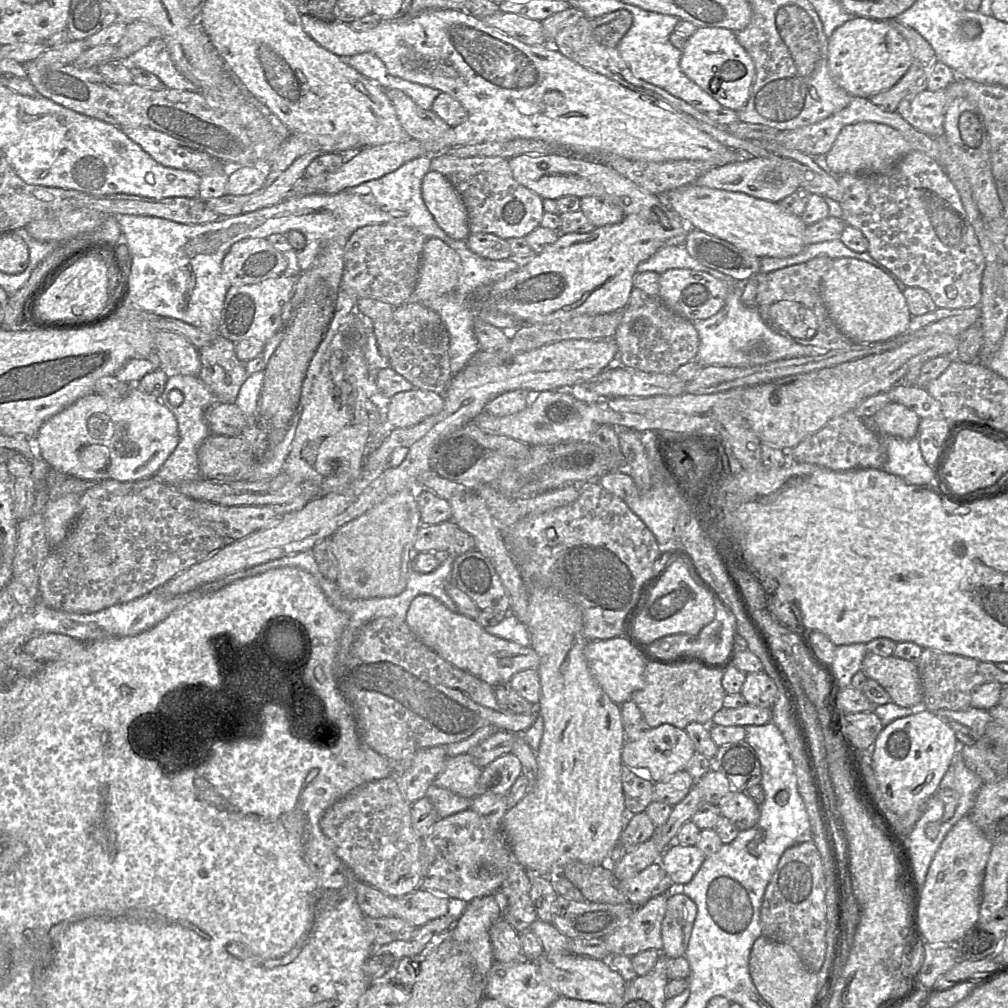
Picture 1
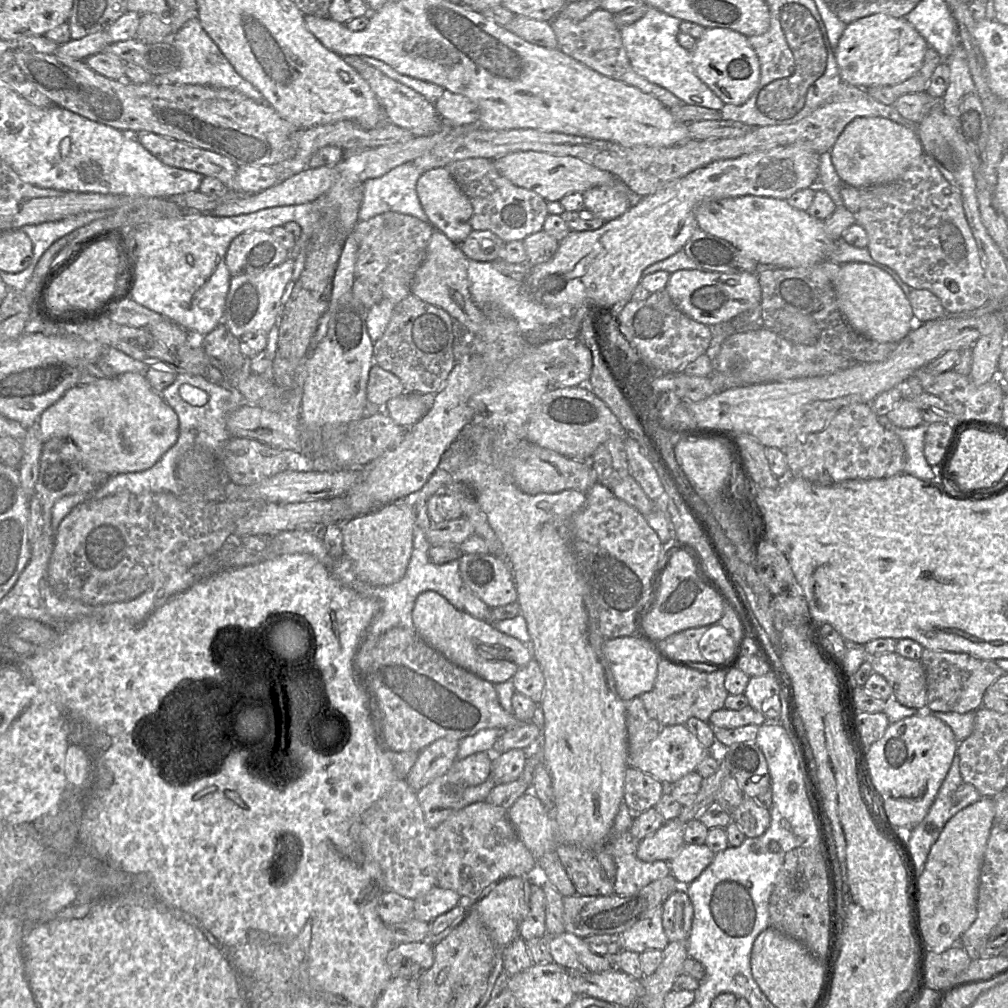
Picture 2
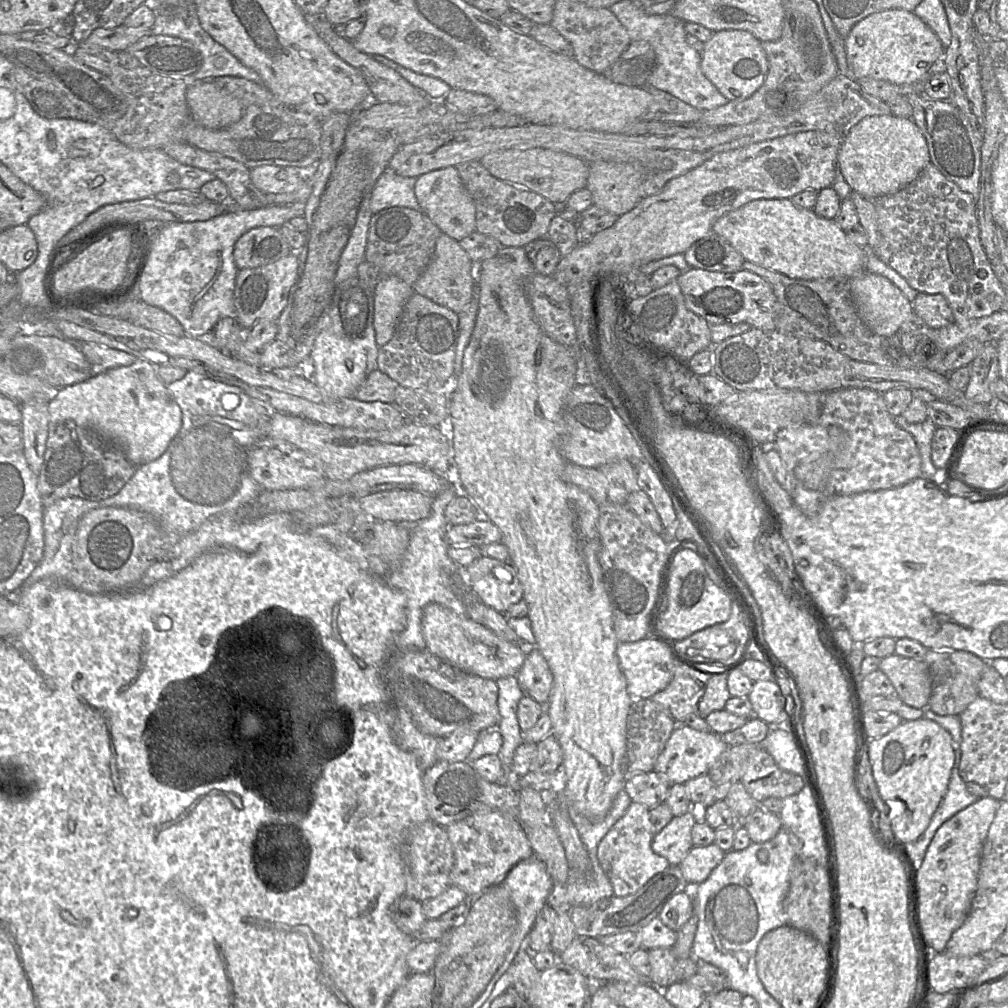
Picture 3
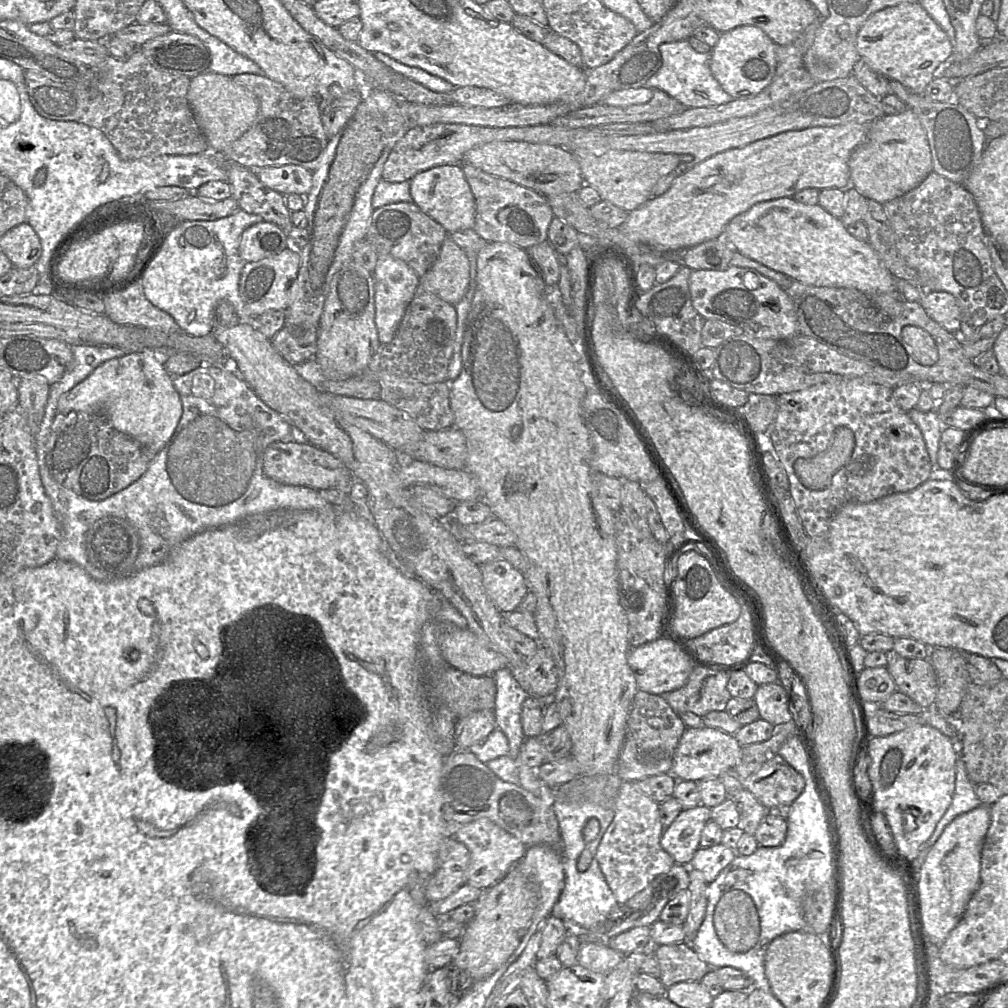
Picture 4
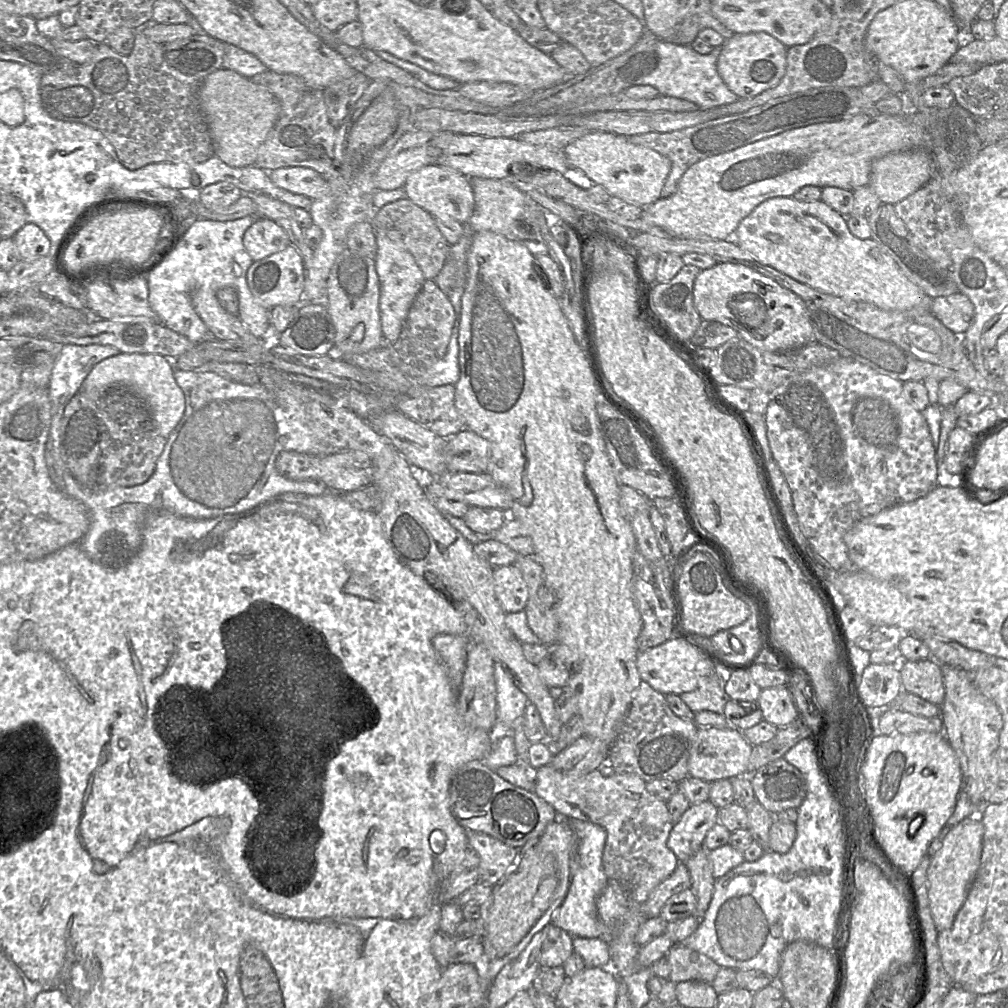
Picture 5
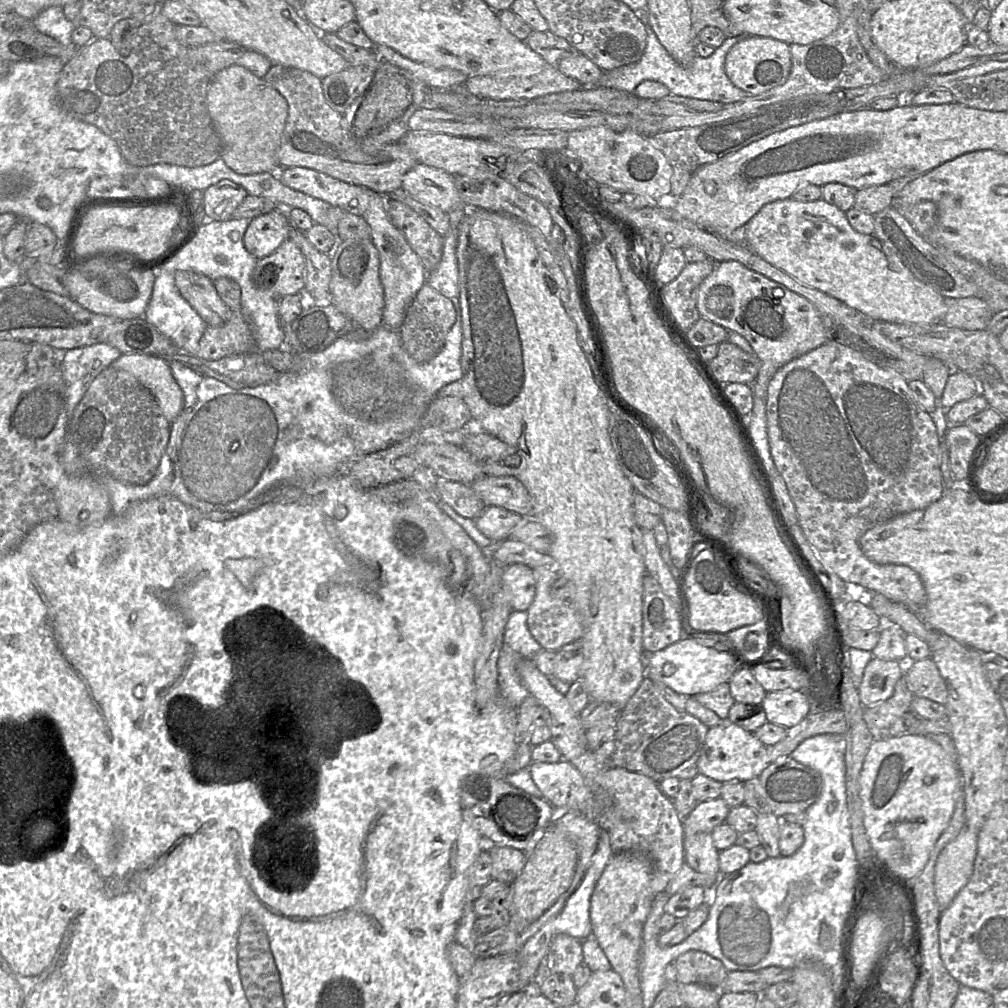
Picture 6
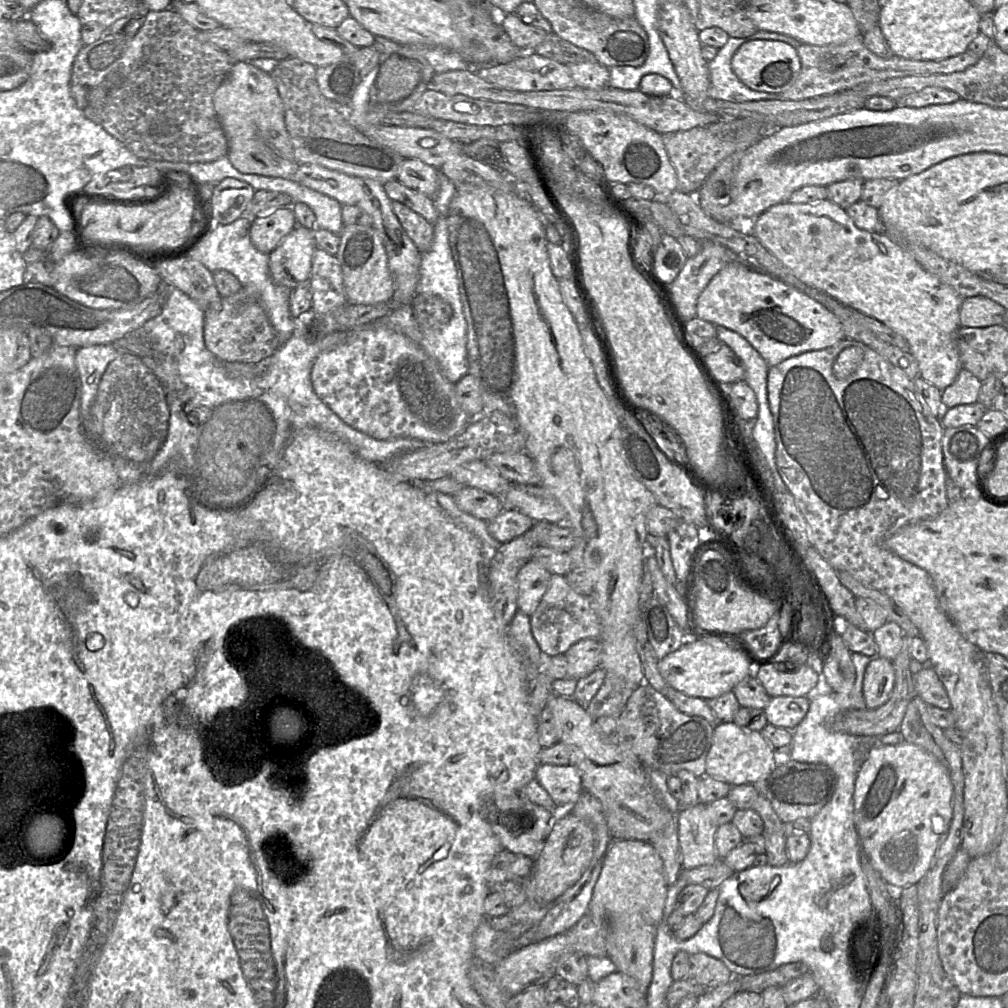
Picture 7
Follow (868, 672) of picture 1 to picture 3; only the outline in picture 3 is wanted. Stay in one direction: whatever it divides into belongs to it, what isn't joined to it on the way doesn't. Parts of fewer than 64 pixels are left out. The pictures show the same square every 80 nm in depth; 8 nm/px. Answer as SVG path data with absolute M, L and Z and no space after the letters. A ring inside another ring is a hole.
M894 653L881 659L879 670L889 678L896 695L905 705L922 710L928 708L932 683L924 661Z

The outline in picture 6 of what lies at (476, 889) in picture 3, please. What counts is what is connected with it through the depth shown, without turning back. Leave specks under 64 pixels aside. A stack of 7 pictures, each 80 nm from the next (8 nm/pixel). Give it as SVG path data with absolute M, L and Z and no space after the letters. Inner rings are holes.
M484 841L484 850L492 859L492 880L513 882L522 872L526 863L526 853L512 847L498 846Z

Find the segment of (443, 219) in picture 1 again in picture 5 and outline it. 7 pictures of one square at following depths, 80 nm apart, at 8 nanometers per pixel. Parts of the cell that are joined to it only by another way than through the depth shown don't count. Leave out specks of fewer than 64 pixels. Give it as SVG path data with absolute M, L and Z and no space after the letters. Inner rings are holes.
M441 165L424 166L413 172L406 180L406 197L433 217L452 218L468 223L474 211L474 193L469 178L460 172Z

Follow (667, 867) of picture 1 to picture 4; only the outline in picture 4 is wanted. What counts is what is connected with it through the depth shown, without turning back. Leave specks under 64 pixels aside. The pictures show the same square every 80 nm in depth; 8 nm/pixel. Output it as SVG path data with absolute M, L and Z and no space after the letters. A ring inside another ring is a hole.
M718 844L709 848L699 848L688 864L688 868L701 871L707 884L713 882L720 872L737 856L736 850Z

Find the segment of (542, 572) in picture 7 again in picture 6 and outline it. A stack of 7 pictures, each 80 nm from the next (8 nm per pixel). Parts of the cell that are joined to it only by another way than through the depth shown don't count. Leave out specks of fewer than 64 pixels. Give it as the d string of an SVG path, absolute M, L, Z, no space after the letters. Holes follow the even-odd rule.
M525 564L506 566L502 575L502 587L512 609L527 612L536 593L533 569Z

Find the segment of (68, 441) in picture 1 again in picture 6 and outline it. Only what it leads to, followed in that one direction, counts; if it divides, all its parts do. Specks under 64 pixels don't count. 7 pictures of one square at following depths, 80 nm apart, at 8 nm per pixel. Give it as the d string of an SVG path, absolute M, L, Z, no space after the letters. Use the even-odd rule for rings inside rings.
M121 354L109 366L125 370L138 379L153 394L162 413L170 423L179 415L183 408L184 396L173 377L169 361L155 355Z

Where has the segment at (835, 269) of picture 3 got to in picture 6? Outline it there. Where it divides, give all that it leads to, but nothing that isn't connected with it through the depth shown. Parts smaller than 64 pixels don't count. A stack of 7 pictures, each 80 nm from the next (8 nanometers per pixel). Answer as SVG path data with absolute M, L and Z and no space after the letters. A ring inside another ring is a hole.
M788 198L767 203L744 227L745 246L763 260L877 322L935 324L946 312L943 296L917 280L873 234L855 231L846 214L822 198L810 202Z

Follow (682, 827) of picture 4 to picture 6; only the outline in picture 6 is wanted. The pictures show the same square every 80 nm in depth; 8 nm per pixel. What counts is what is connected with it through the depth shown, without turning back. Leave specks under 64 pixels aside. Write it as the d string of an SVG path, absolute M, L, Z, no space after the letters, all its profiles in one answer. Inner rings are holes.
M722 798L698 802L694 809L683 818L684 835L712 833L713 829L724 823L730 808Z

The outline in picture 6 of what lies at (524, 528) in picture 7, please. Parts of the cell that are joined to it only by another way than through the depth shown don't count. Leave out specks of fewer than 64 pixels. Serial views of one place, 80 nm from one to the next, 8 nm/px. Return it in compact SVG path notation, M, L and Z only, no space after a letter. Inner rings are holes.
M487 506L474 520L477 528L485 536L493 541L502 541L510 538L513 529L523 517L499 506Z

